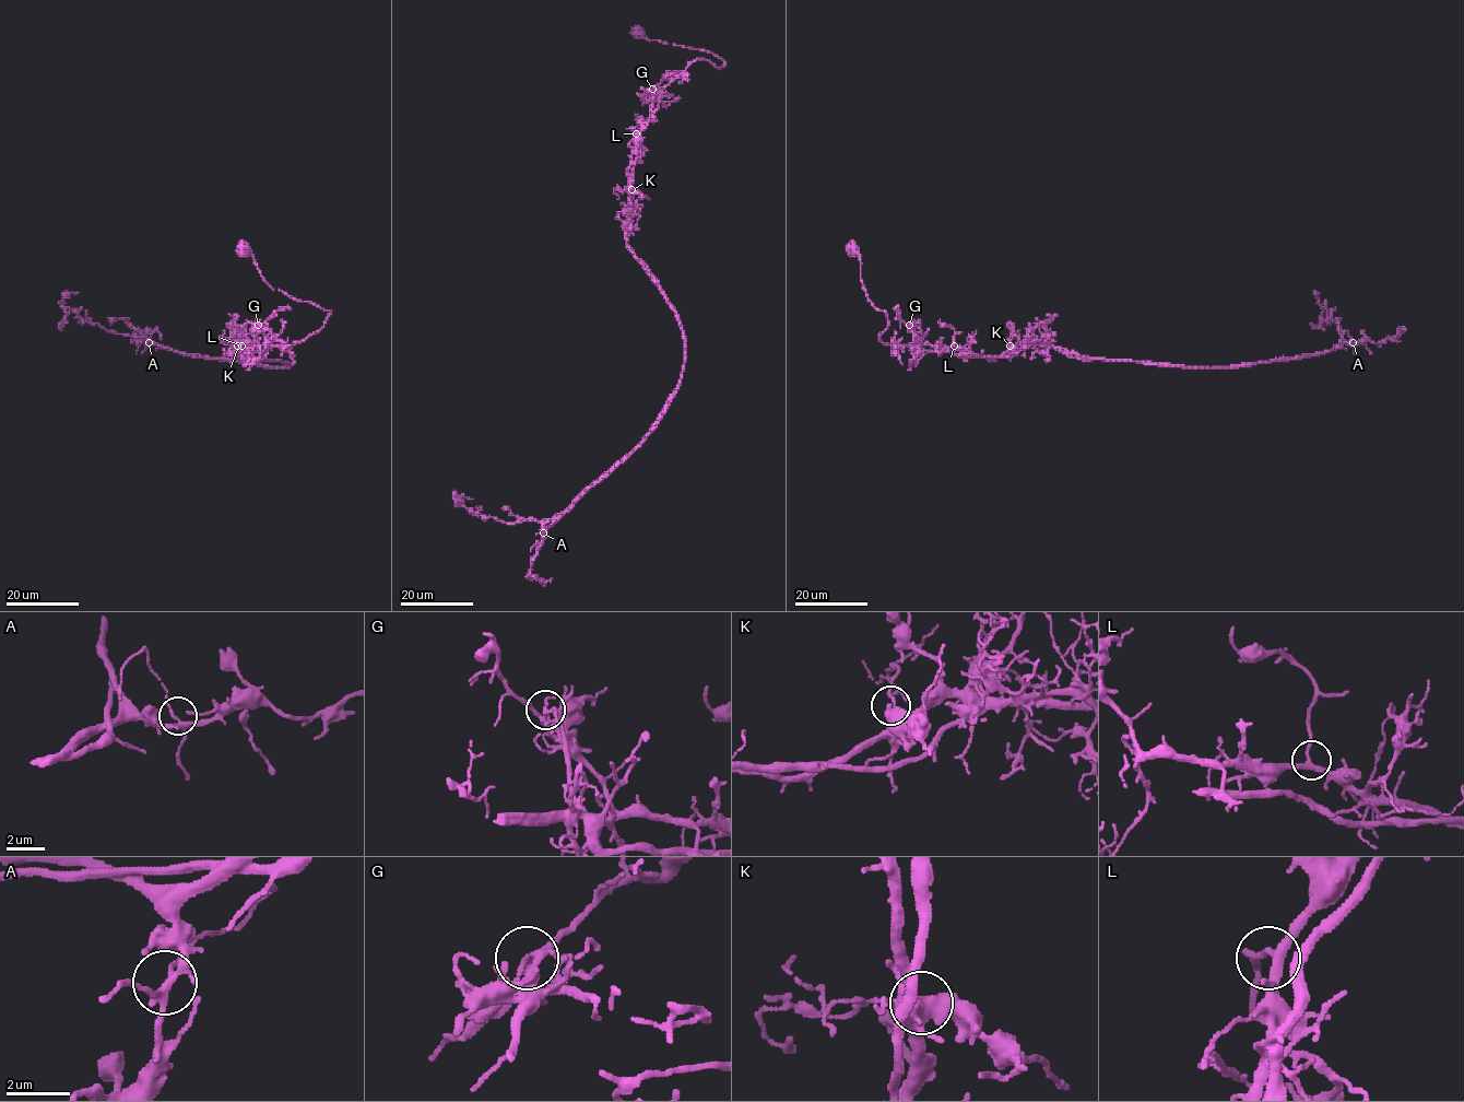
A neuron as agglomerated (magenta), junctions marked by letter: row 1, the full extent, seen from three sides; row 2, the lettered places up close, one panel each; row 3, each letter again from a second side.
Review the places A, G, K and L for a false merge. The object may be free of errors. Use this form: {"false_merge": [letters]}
{"false_merge": ["G"]}

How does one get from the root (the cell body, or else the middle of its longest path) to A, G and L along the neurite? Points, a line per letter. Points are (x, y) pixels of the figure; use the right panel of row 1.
A: (851, 248), (887, 316), (880, 340), (920, 351), (1049, 346), (1235, 367), (1353, 342)
G: (851, 248), (859, 256), (869, 300), (887, 316), (888, 327), (880, 340), (910, 346), (914, 338), (909, 325)
L: (851, 248), (859, 256), (869, 300), (887, 316), (888, 327), (880, 335), (881, 341), (890, 346), (954, 346)

